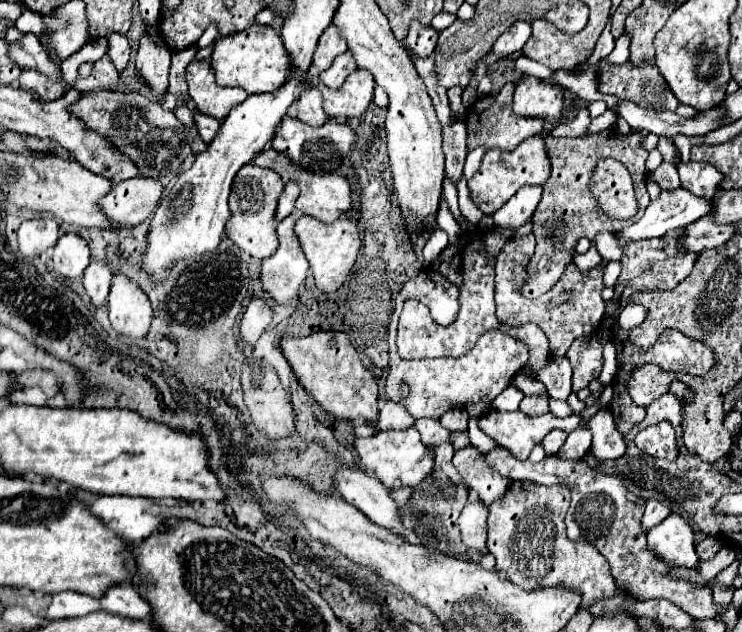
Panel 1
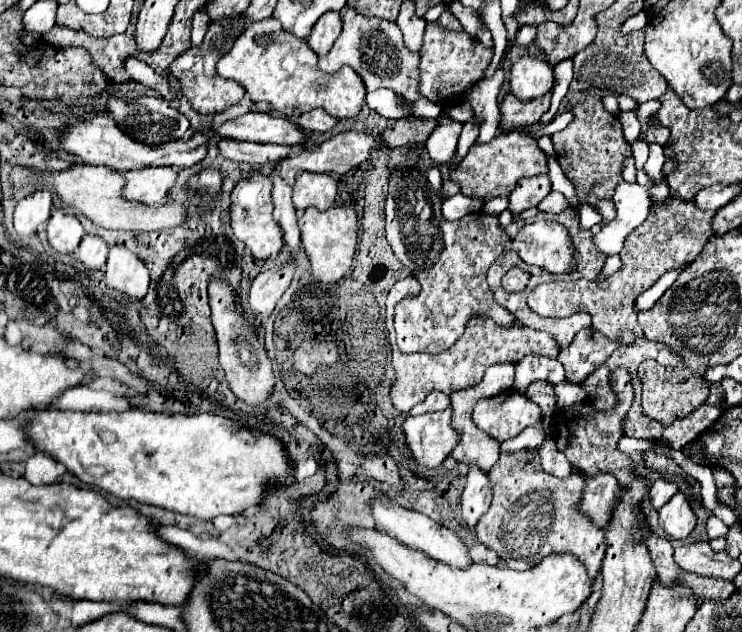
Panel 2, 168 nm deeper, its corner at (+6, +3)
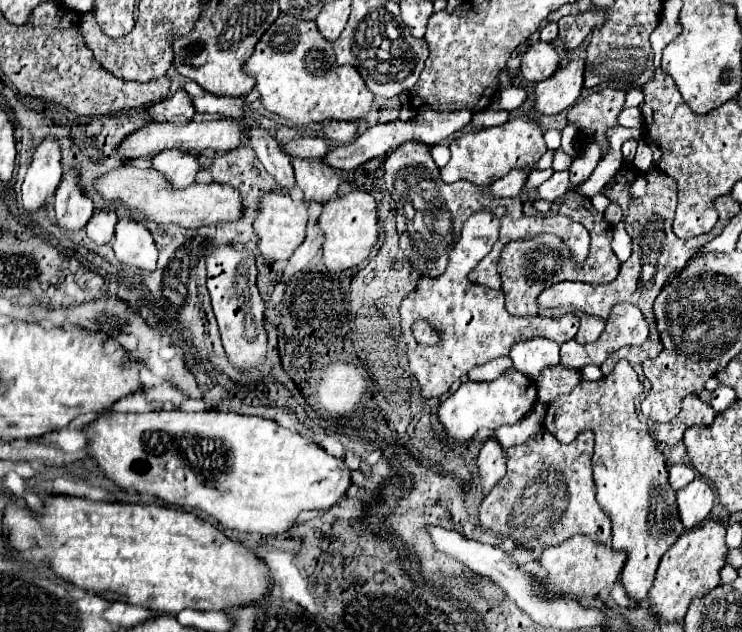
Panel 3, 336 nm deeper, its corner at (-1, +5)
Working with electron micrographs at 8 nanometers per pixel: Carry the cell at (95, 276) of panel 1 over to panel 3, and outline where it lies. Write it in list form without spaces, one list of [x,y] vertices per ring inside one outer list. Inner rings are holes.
[[[110,209],[110,211],[94,211],[92,221],[88,221],[88,225],[86,225],[86,233],[96,245],[106,245],[106,243],[110,243],[114,239],[116,223],[118,223],[118,219],[116,219],[114,209]]]

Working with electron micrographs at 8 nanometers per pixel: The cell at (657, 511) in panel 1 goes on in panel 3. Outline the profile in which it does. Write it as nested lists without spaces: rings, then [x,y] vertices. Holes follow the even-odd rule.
[[[672,465],[672,467],[668,467],[668,475],[670,475],[668,481],[670,481],[672,489],[678,491],[678,489],[686,487],[690,481],[694,481],[696,471],[688,465]]]

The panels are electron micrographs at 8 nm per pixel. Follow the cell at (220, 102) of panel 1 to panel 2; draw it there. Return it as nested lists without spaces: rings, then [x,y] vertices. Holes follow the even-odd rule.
[[[233,15],[233,17],[223,17],[219,21],[209,23],[205,39],[199,47],[189,47],[185,53],[181,53],[171,65],[169,71],[175,79],[179,79],[181,83],[181,91],[183,95],[189,99],[189,103],[193,105],[195,111],[199,113],[217,113],[217,111],[225,111],[231,105],[239,103],[245,95],[245,89],[235,83],[235,81],[225,81],[217,75],[217,61],[221,59],[221,55],[229,53],[229,47],[233,47],[233,39],[237,39],[237,35],[241,35],[241,31],[247,27],[243,15]]]

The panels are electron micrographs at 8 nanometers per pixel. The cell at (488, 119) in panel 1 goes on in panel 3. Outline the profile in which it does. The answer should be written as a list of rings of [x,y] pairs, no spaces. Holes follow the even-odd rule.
[[[584,59],[570,61],[564,69],[558,69],[554,77],[536,85],[534,109],[542,115],[556,115],[572,107],[582,91],[584,83]]]

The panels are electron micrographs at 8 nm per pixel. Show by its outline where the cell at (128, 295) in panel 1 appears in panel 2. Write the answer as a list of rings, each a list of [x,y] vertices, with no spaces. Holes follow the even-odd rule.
[[[113,245],[105,263],[105,279],[109,287],[143,299],[149,287],[149,269],[125,245]]]

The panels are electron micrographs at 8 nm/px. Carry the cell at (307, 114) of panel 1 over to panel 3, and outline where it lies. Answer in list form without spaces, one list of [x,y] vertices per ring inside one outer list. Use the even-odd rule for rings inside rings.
[[[322,121],[322,133],[326,139],[332,141],[340,141],[340,145],[352,141],[356,137],[356,129],[358,125],[354,121]]]

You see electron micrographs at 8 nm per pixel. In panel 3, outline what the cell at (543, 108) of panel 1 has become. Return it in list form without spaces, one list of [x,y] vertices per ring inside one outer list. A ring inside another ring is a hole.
[[[538,41],[534,45],[528,47],[528,51],[522,57],[520,69],[522,69],[522,77],[526,81],[544,81],[546,77],[552,77],[558,71],[558,53],[550,43]]]

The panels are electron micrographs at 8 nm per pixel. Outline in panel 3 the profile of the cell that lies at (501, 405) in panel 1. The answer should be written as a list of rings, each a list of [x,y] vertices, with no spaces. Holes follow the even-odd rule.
[[[536,337],[536,339],[516,343],[512,347],[510,359],[514,361],[514,369],[518,369],[520,373],[524,373],[530,379],[536,379],[542,373],[542,369],[560,363],[558,351],[560,349],[554,341]]]

